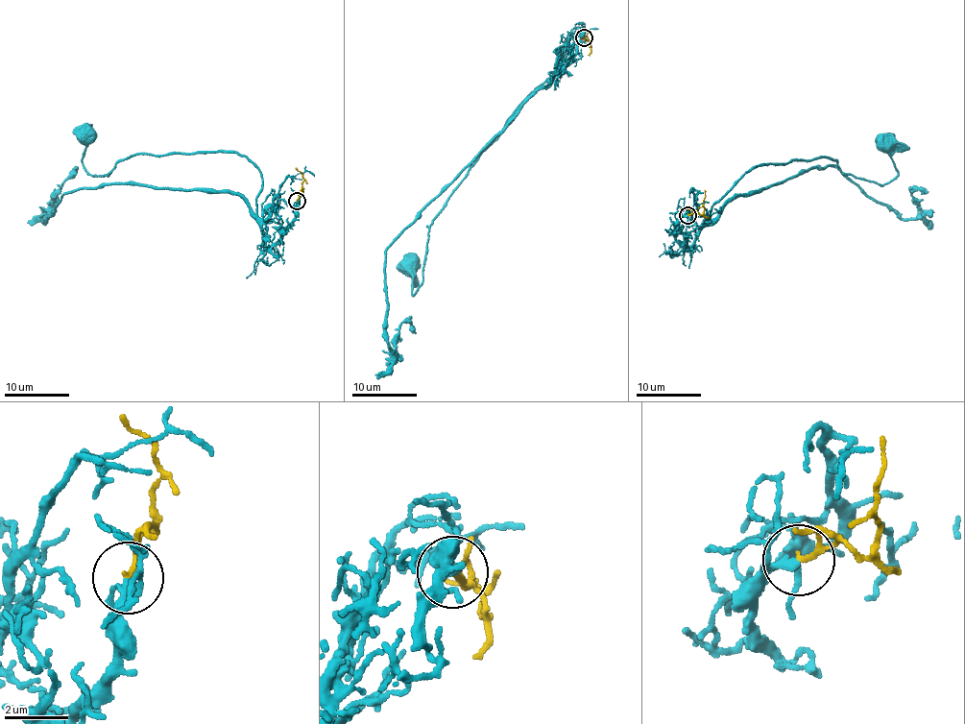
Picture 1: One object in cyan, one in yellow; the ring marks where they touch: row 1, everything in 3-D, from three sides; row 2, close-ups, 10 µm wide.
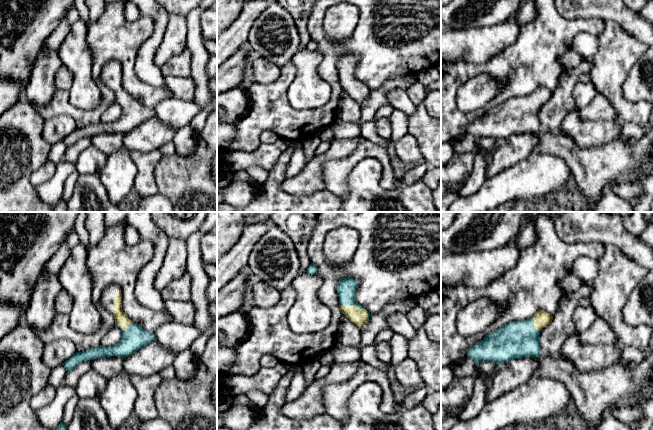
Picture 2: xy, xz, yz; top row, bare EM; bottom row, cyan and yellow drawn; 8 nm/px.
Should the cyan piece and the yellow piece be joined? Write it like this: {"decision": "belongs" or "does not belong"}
{"decision": "belongs"}

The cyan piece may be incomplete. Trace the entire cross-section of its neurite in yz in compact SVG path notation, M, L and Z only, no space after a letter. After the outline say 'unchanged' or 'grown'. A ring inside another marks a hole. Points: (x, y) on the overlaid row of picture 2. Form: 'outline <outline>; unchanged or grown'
outline M538 310L528 320L510 322L471 346L467 358L476 364L494 362L500 365L511 359L538 357L541 355L540 332L552 320L552 315L544 310Z; grown

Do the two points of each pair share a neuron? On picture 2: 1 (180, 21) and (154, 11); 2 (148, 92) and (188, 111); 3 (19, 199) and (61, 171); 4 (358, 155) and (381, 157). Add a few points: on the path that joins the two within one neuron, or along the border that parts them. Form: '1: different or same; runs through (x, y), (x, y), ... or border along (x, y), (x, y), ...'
1: different; border along (171, 16), (164, 29)
2: different; border along (173, 96), (162, 99), (153, 108)
3: different; border along (34, 187), (35, 193), (43, 201)
4: same; runs through (364, 153), (375, 153)

